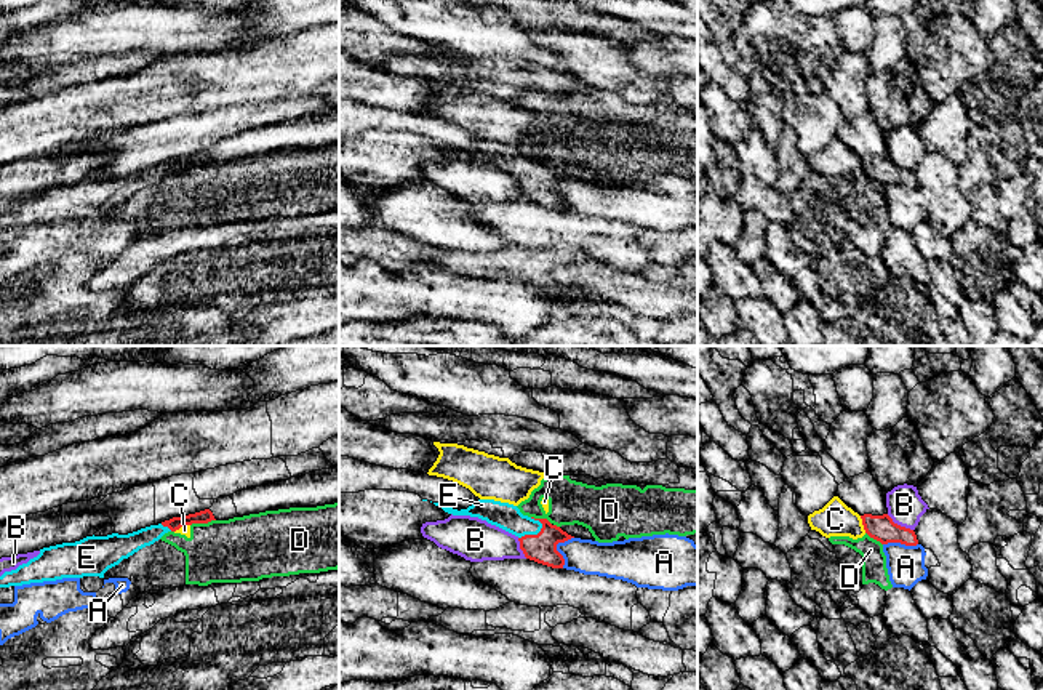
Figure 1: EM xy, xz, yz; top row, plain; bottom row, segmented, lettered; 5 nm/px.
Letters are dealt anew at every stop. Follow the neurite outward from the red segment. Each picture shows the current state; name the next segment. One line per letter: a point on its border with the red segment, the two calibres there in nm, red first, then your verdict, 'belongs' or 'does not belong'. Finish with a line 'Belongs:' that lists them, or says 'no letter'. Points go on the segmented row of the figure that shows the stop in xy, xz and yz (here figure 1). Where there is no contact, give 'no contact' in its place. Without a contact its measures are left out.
A: contact xz (555, 548); calibres 150 and 180 nm; does not belong
B: contact yz (899, 525); calibres 130 and 180 nm; does not belong
C: contact yz (863, 524); calibres 130 and 180 nm; does not belong
D: contact xy (202, 522); calibres 70 and 320 nm; does not belong
E: contact xz (531, 535); calibres 150 and 130 nm; belongs
Belongs: E

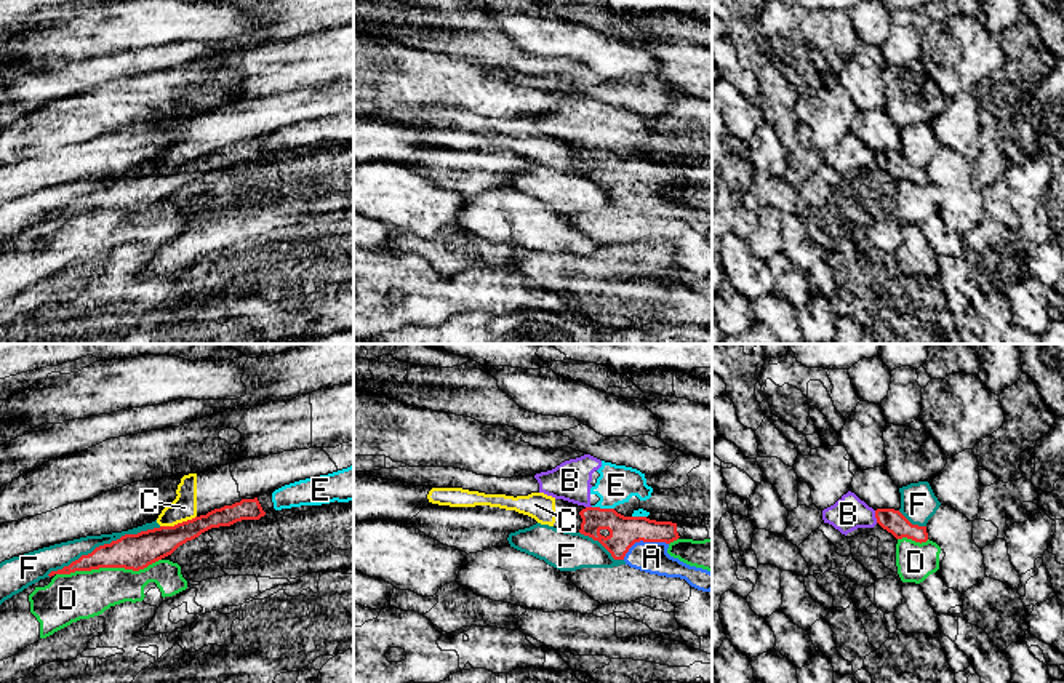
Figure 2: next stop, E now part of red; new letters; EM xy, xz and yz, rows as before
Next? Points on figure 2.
A: contact xz (644, 541); calibres 160 and 160 nm; belongs
B: contact yz (876, 517); calibres 120 and 170 nm; does not belong
C: contact xy (178, 523); calibres 180 and 130 nm; does not belong
D: contact xy (108, 567); calibres 180 and 240 nm; does not belong
E: contact xz (604, 509); calibres 160 and 190 nm; does not belong
F: contact xy (104, 544); calibres 180 and 120 nm; does not belong
Belongs: A

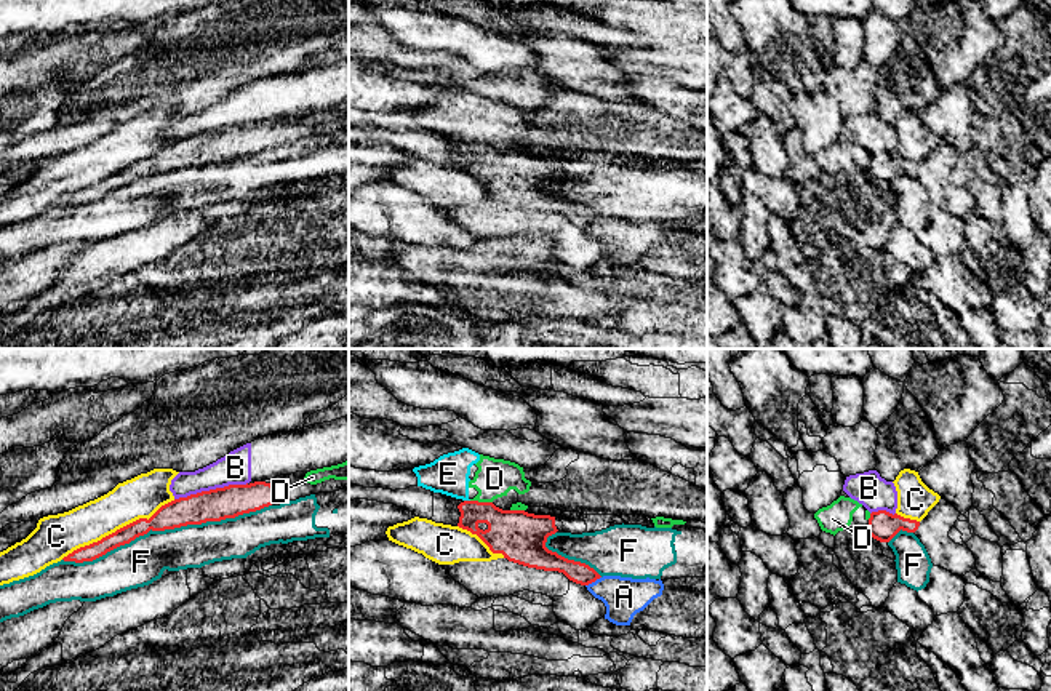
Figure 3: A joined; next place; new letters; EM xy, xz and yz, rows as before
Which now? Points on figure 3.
A: contact xz (592, 581); calibres 110 and 200 nm; does not belong
B: contact xy (210, 490); calibres 160 and 160 nm; does not belong
C: contact xy (117, 530); calibres 110 and 200 nm; does not belong
D: contact xz (482, 503); calibres 240 and 190 nm; does not belong
E: contact xz (467, 501); calibres 200 and 200 nm; does not belong
F: contact xy (167, 528); calibres 160 and 240 nm; does not belong
Belongs: no letter

